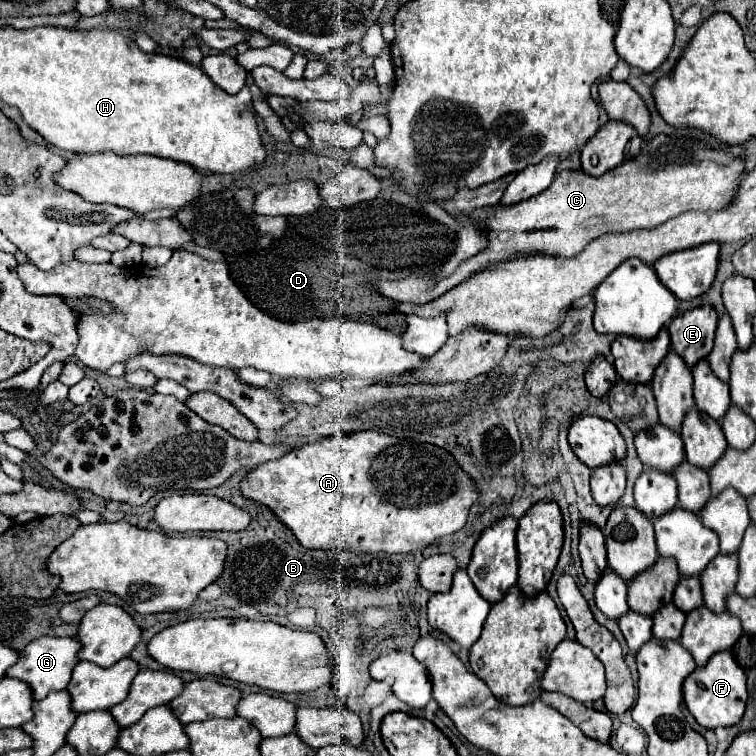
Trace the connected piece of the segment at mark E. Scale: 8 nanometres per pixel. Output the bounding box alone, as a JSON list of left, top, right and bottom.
[667,303,719,367]

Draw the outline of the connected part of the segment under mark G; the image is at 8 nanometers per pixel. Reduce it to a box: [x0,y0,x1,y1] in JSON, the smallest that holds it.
[7,637,81,699]

